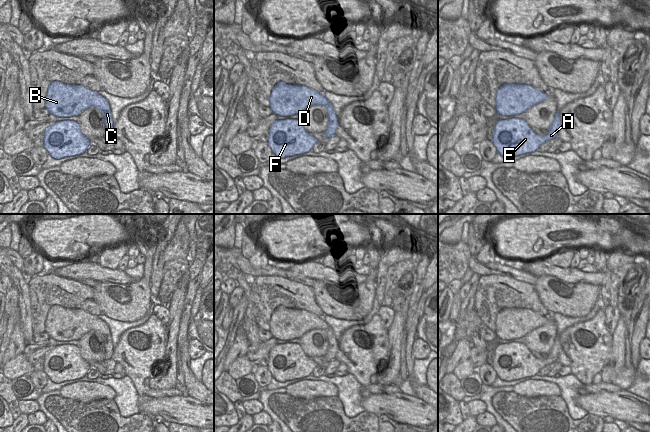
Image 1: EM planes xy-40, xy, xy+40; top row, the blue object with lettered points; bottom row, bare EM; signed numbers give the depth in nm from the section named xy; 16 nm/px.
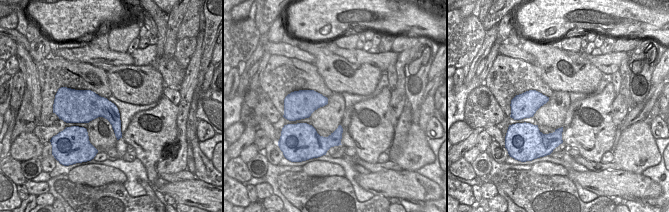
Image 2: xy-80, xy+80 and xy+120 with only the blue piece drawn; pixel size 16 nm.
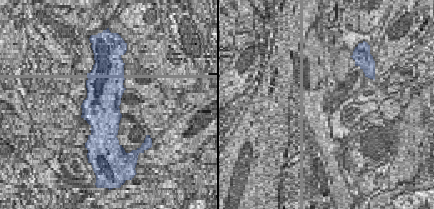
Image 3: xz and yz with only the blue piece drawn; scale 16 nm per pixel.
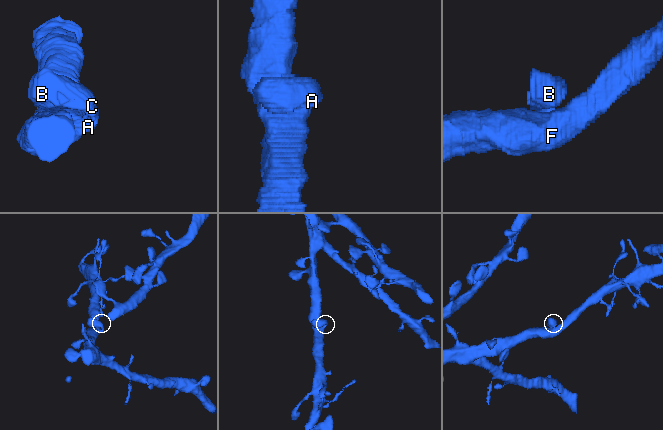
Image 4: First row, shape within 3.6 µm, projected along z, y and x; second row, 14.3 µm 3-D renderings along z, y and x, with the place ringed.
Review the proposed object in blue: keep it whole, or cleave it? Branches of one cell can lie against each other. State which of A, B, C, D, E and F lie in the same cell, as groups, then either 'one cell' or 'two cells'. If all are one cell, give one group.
groups A B C D E F; one cell

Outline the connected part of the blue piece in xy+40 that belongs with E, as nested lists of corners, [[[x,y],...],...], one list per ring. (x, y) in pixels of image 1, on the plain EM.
[[[558,335],[545,359],[534,357],[523,343],[498,344],[494,350],[492,367],[497,377],[503,381],[519,380],[535,376],[546,365],[557,362],[560,352],[561,344]]]

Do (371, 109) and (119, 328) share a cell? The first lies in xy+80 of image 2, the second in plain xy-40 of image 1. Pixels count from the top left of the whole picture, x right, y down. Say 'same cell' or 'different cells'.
different cells

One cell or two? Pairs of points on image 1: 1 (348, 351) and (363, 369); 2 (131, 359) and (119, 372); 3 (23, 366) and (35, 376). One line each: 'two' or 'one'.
1: one
2: two
3: two

